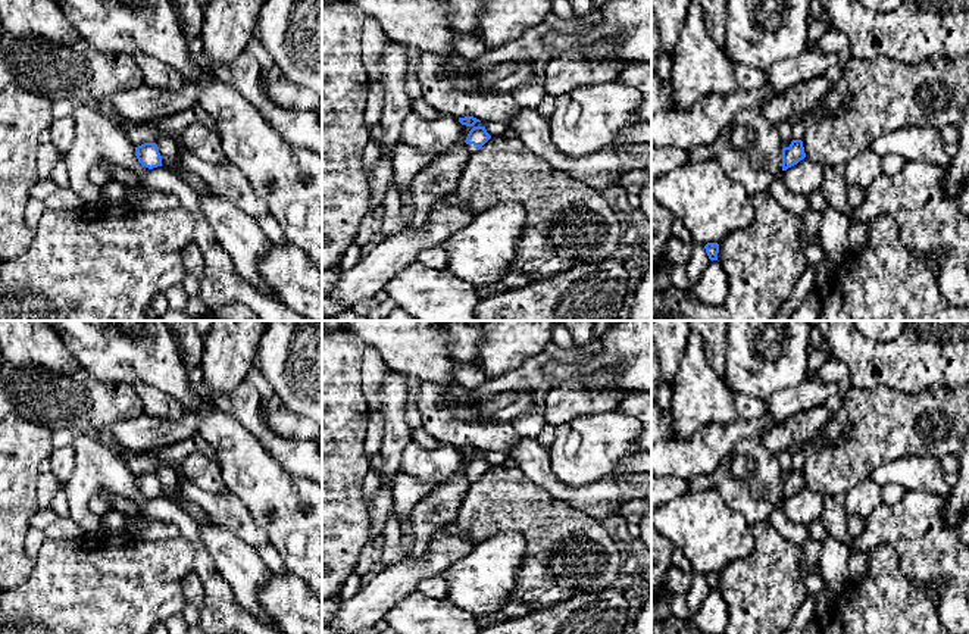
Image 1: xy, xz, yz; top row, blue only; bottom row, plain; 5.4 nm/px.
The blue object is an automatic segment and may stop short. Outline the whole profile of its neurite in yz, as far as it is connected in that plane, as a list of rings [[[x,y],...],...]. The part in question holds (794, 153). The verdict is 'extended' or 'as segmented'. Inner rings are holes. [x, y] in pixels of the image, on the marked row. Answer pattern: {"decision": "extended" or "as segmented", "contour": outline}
{"decision": "as segmented", "contour": [[[793,140],[788,147],[782,149],[782,171],[787,171],[788,168],[797,165],[800,160],[806,157],[803,141],[801,140]]]}

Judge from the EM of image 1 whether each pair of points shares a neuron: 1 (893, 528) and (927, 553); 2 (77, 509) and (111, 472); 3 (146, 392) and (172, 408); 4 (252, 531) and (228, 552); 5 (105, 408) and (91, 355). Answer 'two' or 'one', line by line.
1: one
2: one
3: one
4: two
5: two

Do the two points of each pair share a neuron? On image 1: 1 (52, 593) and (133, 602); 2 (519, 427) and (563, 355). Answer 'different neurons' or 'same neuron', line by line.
1: same neuron
2: same neuron

